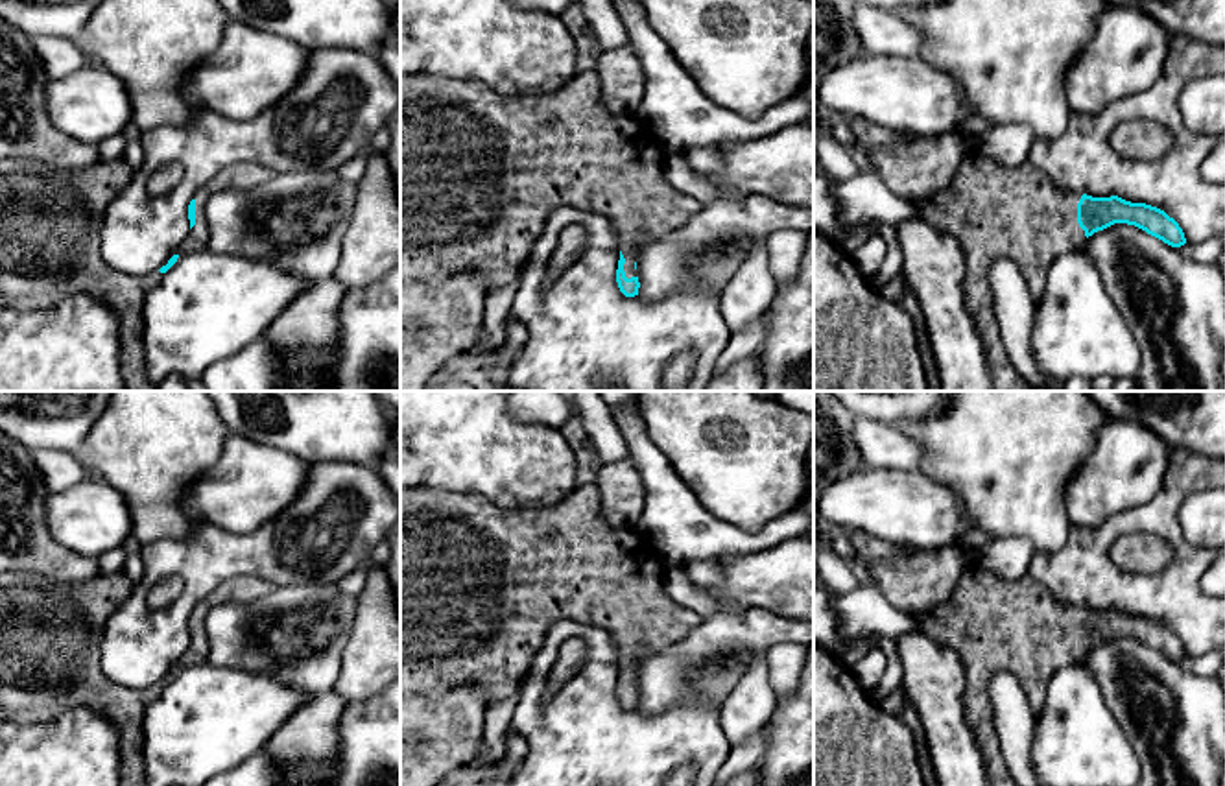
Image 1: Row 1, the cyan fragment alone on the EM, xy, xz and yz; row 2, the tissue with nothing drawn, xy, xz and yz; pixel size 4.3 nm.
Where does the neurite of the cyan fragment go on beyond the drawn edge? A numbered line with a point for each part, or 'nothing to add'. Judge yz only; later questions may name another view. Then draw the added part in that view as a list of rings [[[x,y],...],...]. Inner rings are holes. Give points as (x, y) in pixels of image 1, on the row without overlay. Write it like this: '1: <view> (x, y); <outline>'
1: yz (995, 624); [[[969,563],[945,603],[913,614],[921,633],[956,649],[965,664],[965,714],[981,749],[989,786],[1018,786],[1000,751],[987,690],[991,677],[998,672],[1013,673],[1024,688],[1033,714],[1041,714],[1046,686],[1053,673],[1064,666],[1079,664],[1087,653],[1085,644],[1077,637],[1081,609],[1057,603],[1048,589],[1029,574],[1018,579],[1004,579]]]

